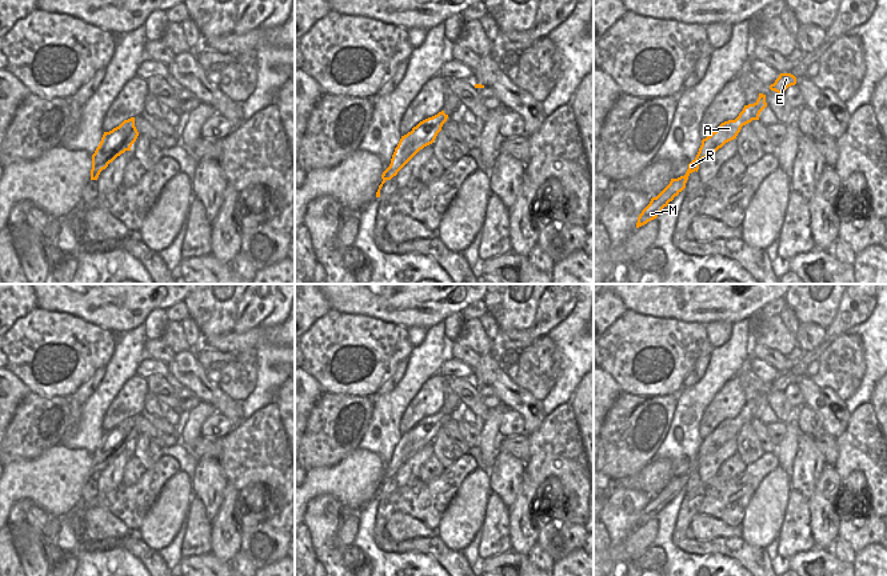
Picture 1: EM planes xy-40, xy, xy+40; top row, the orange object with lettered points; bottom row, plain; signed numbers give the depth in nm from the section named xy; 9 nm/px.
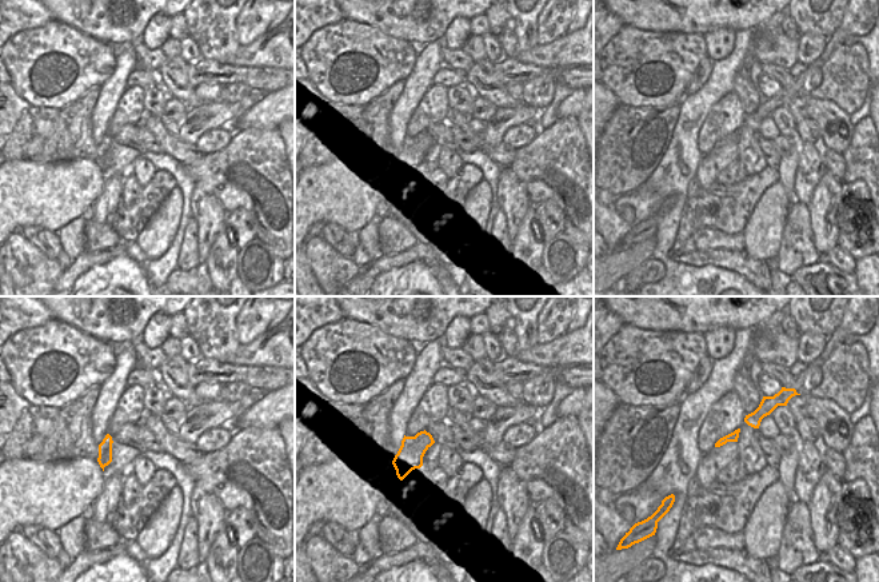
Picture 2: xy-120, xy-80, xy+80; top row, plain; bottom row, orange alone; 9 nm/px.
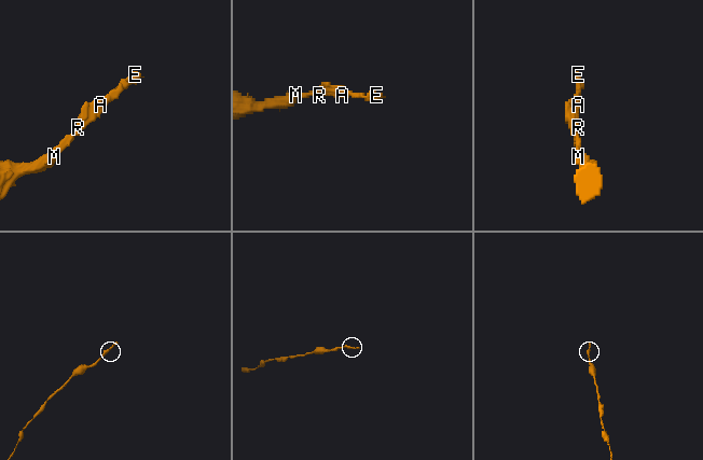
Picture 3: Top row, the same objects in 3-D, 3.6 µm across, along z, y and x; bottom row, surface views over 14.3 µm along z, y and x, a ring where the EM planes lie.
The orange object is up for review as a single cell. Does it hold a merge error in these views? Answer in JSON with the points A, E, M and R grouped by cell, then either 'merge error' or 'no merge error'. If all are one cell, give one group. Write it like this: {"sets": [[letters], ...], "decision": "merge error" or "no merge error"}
{"sets": [["A", "E", "M", "R"]], "decision": "no merge error"}

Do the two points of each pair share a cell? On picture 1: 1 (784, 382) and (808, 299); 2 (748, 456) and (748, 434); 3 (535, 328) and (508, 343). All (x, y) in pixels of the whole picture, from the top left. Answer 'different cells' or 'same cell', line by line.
1: different cells
2: same cell
3: different cells

